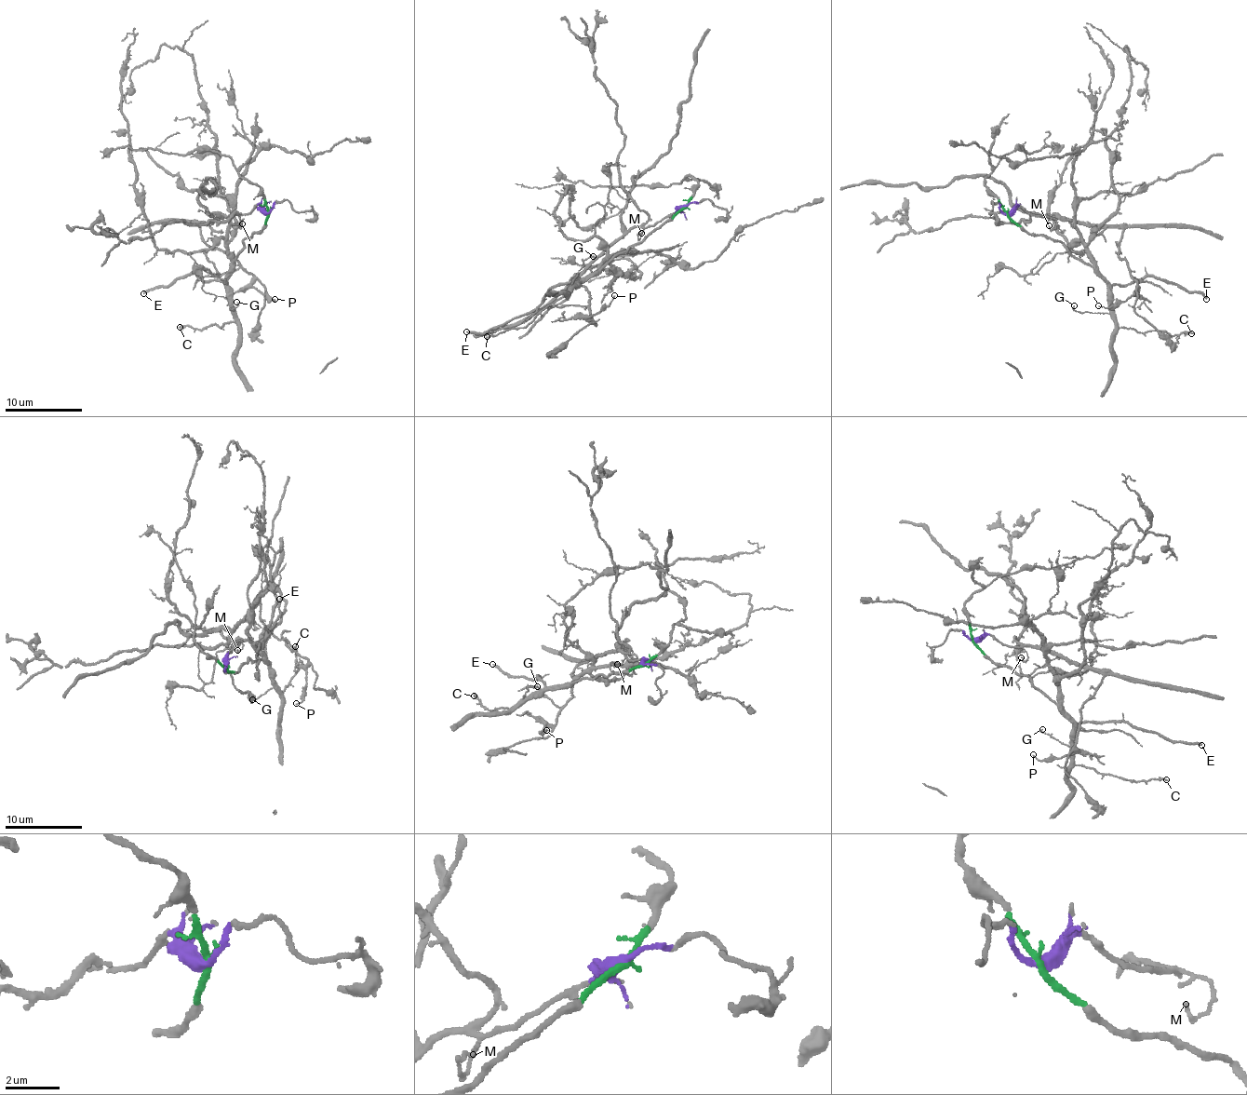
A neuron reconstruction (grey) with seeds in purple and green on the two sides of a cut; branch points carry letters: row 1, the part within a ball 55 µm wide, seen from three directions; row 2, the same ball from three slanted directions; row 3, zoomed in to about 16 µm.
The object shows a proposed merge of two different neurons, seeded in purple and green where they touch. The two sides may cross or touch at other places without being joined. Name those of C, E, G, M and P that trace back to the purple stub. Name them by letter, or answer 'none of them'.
M, P

